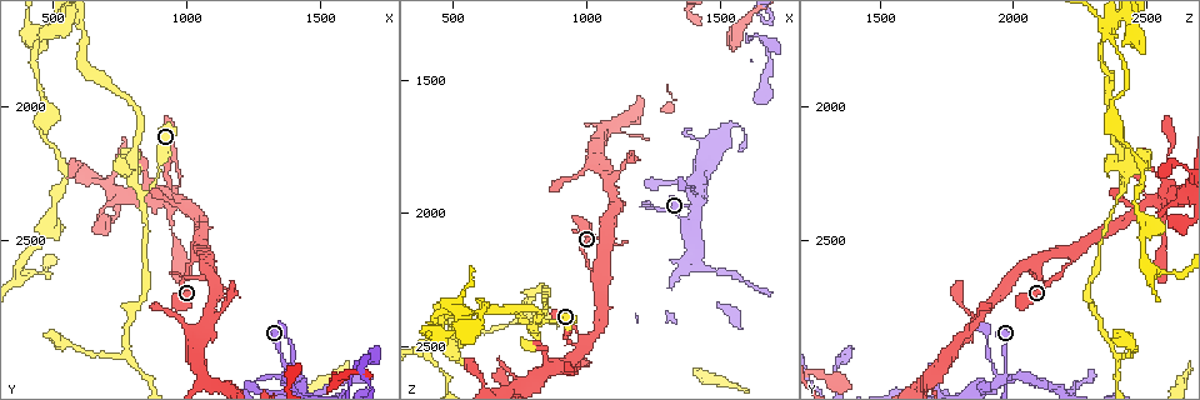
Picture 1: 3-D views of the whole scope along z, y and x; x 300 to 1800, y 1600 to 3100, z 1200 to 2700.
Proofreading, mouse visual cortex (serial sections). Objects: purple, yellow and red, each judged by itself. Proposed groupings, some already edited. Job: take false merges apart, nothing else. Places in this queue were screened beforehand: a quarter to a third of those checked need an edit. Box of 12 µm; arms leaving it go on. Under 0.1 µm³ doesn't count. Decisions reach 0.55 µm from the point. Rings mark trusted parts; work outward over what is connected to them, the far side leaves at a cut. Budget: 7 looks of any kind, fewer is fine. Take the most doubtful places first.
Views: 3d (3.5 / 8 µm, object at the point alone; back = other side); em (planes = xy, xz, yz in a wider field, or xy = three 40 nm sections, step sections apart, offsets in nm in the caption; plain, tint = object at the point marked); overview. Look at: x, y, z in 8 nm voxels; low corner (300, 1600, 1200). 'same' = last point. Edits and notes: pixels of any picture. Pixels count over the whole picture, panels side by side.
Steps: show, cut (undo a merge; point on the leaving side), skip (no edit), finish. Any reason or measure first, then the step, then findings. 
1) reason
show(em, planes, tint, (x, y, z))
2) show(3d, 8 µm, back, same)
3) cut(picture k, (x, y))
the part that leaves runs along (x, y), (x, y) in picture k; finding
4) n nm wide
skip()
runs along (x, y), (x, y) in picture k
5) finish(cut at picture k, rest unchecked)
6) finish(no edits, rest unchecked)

show(3d, 3.5 µm, (840, 2330, 2410))

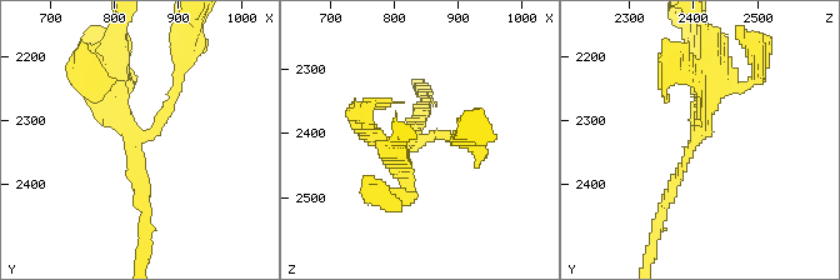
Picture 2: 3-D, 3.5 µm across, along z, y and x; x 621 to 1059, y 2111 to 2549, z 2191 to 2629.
3 arms; arms of 100, 150, 250 nm; now the EM
show(em, xy, step 3, plain, (835, 2325, 2405))

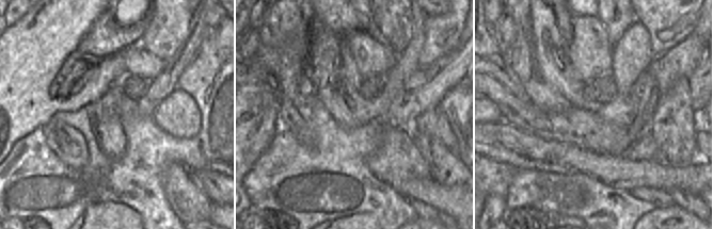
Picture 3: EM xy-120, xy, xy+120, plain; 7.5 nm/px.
with the object marked
show(em, xy, step 3, tint, same)

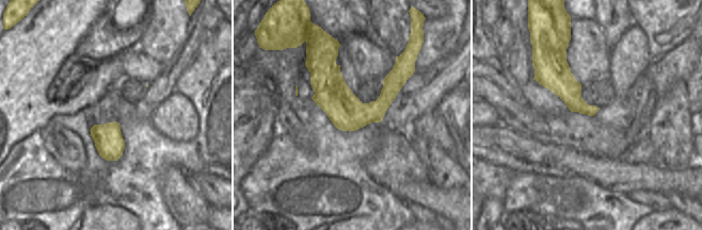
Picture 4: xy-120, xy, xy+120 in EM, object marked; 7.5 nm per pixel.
skip()
runs along (460, 131), (410, 138), (390, 154) in picture 2; continuous, no second cell

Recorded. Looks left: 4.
abrupt turn
show(3d, 8 µm, (770, 2930, 2380))

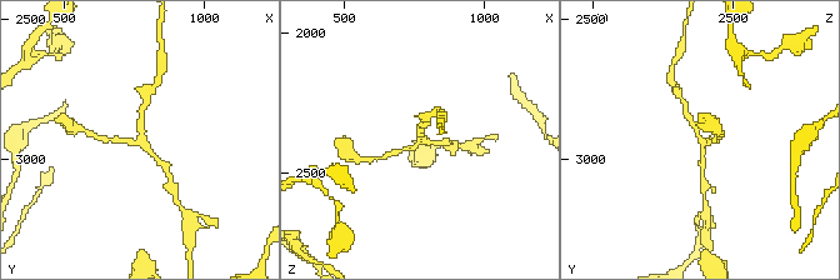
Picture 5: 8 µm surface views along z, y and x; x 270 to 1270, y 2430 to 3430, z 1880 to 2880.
3 arms; arms of 150, 150, 200 nm; now the EM
show(em, xy, step 5, tint, (780, 2920, 2390))

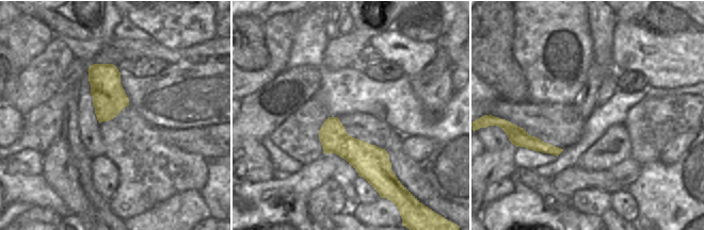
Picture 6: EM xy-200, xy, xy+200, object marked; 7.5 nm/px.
skip()
runs along (145, 105), (136, 143), (110, 139) in picture 5; continuous, no second cell

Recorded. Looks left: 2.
abrupt turn
show(3d, 3.5 µm, (600, 1790, 2320))

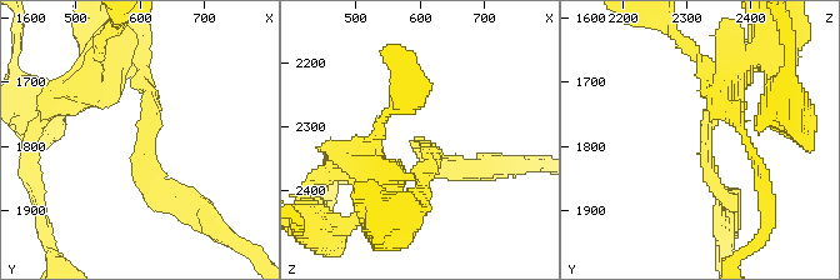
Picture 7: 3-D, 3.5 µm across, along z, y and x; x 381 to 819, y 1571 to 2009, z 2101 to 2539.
arms of 200, 200 nm
show(em, xy, step 5, tint, (615, 1795, 2325))

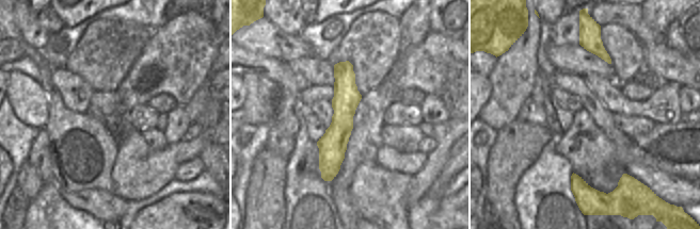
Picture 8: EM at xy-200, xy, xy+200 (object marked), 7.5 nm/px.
skip()
runs along (173, 200), (141, 181), (145, 74) in picture 7; one cell here

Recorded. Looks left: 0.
finish(no edits, rest unchecked)

